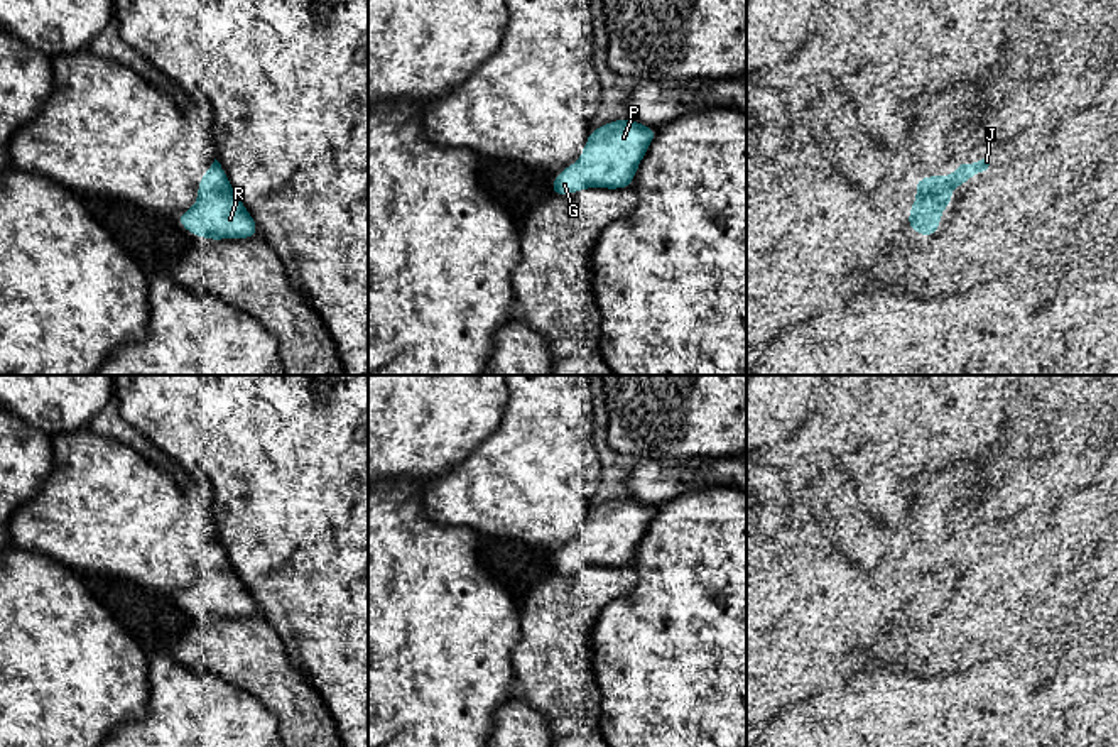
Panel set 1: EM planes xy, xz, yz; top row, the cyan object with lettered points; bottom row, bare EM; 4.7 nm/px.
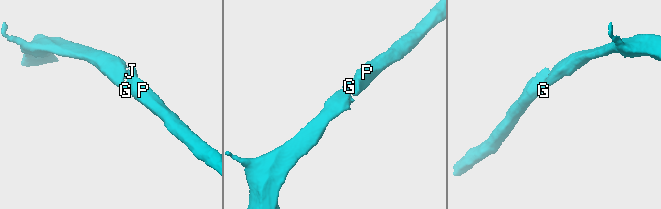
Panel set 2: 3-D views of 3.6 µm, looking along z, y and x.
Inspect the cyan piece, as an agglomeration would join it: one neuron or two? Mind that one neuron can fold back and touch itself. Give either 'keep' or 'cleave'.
keep

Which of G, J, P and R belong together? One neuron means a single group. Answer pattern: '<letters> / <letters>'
G J P R

